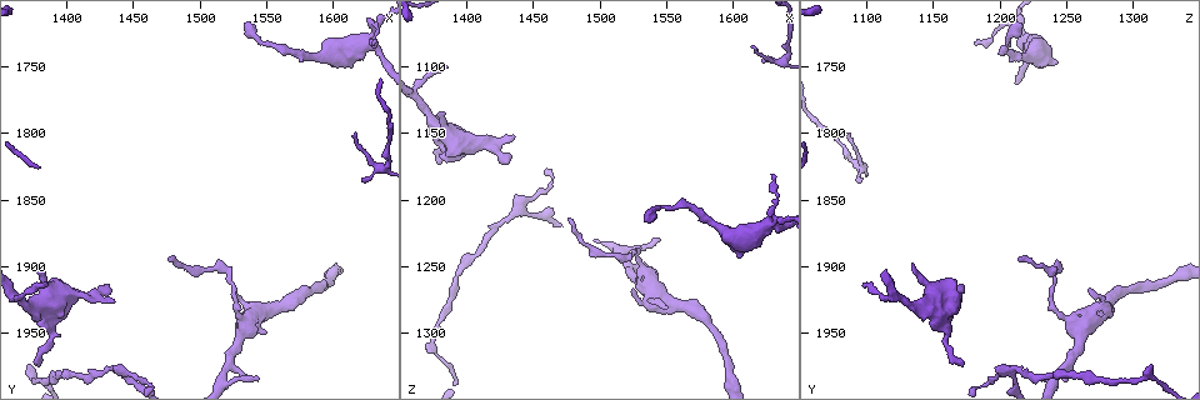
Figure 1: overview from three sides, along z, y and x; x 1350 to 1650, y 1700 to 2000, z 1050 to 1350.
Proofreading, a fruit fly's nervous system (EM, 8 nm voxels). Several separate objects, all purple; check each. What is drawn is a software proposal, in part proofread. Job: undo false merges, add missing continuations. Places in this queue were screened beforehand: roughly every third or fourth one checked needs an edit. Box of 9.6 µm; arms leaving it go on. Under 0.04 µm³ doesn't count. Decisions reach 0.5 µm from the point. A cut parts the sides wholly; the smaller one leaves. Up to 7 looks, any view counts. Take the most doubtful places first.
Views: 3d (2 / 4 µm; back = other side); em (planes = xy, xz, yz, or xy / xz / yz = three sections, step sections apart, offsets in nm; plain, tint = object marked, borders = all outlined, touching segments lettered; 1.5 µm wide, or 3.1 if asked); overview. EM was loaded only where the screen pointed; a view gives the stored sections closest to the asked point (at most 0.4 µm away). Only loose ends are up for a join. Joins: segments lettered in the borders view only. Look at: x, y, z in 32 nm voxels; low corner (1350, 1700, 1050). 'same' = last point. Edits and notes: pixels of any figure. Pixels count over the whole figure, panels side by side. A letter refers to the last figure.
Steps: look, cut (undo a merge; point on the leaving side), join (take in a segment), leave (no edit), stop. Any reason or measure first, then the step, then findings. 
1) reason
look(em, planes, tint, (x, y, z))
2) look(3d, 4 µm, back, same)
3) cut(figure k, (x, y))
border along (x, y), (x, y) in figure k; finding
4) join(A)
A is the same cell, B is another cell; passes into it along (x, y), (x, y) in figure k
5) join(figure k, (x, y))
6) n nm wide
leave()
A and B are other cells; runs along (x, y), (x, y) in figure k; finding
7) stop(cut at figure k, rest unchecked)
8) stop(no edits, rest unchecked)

an open end
look(3d, 2 µm, (1380, 1972, 1172))

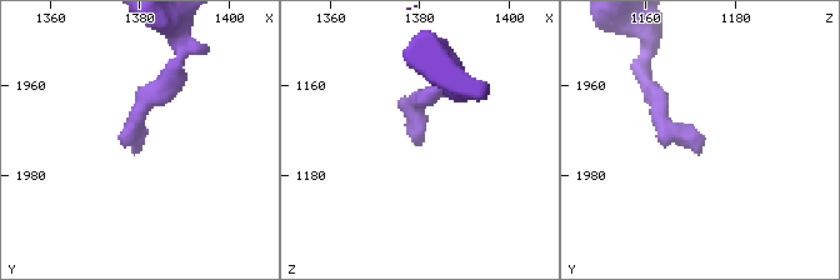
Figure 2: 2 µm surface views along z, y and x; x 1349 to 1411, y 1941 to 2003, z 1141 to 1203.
look(em, planes, borders, (1381, 1972, 1172))

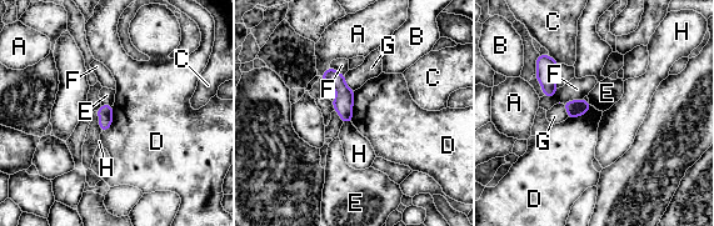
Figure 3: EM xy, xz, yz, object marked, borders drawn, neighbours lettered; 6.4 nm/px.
leave()
A, B, C, D, E, F, G and H are other cells; none of them fits

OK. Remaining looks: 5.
an open end
look(em, planes, borders, (1384, 1898, 1134))

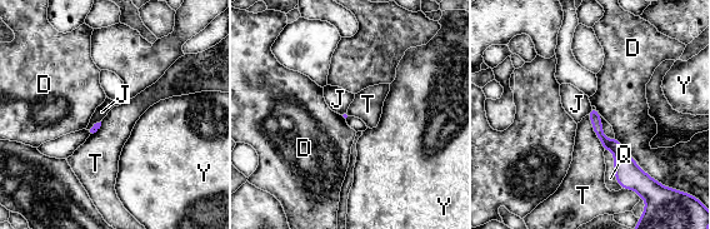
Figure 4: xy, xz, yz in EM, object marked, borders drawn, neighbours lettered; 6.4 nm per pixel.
leave()
D, J, Q, T and Y are other cells; none of them fits

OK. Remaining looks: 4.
look(em, xz, step 8, borders, (1626, 1732, 1180))

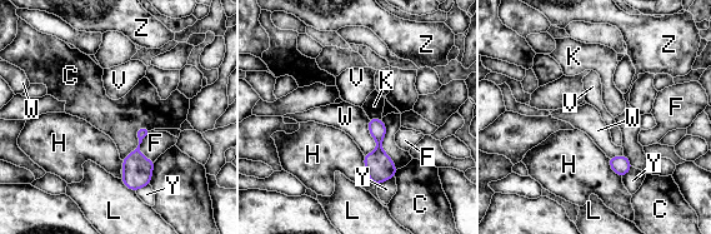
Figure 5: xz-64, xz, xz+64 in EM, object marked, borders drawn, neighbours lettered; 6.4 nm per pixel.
look(em, planes, borders, same)

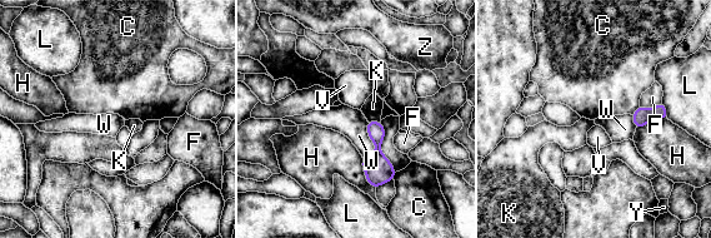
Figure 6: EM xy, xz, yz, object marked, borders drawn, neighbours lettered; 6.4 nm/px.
leave()
C, F, H, K, L, V, W, Y and Z are other cells; border along (366, 122), (375, 149), (362, 158) in figure 6; none of them fits

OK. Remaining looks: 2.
stop(no edits, rest unchecked)

